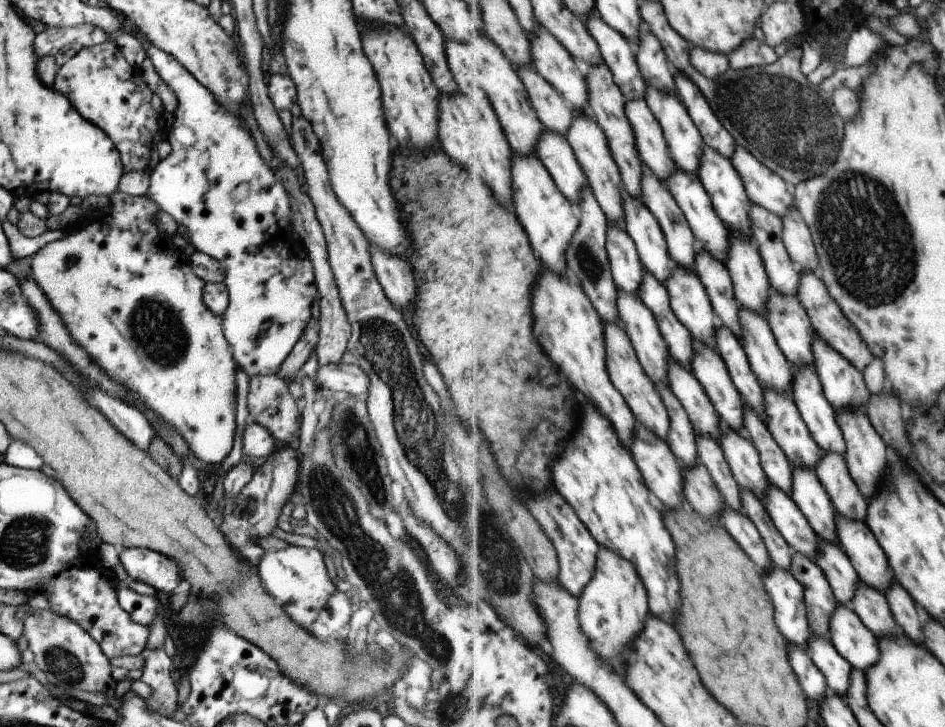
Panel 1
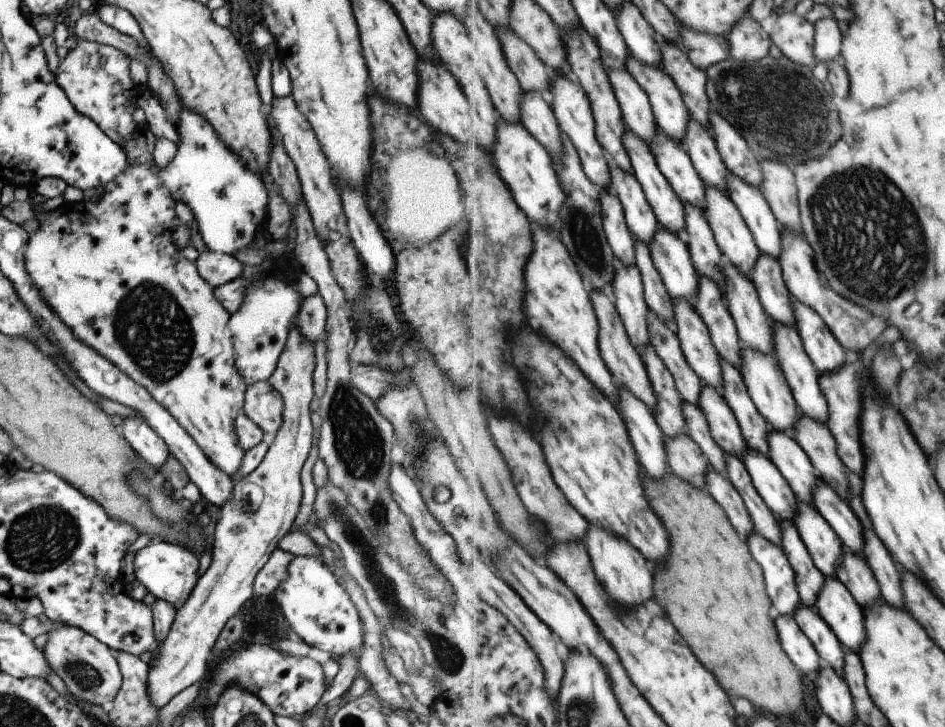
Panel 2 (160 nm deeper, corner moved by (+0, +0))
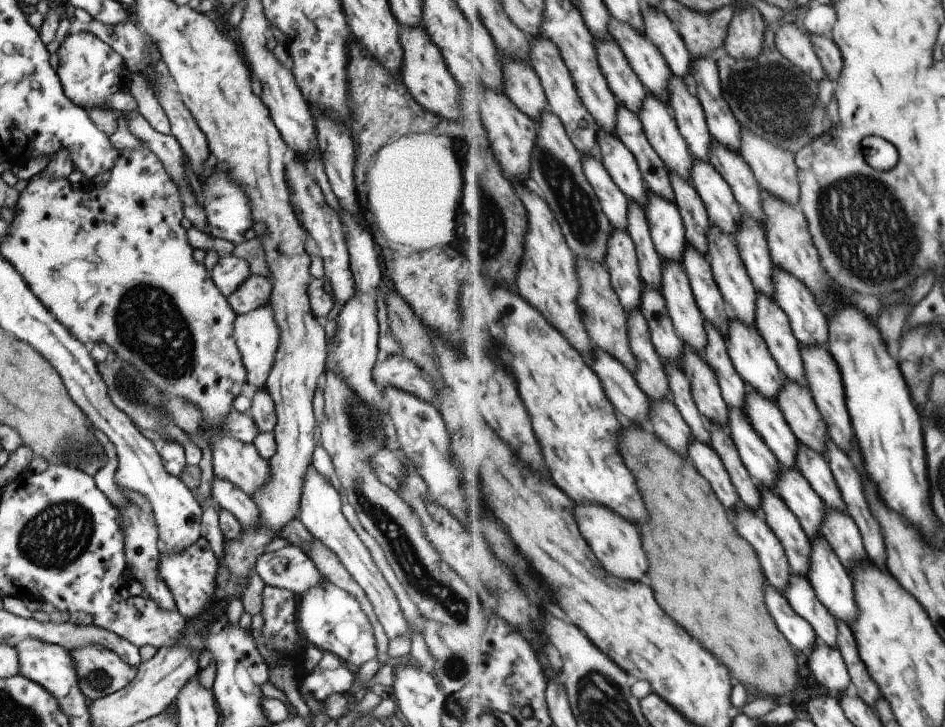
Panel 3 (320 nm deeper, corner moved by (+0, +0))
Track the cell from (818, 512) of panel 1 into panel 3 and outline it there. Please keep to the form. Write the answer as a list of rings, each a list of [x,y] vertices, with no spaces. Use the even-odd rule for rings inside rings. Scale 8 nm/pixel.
[[[749,389],[744,410],[763,440],[777,455],[779,462],[785,467],[797,466],[800,440],[789,426],[778,403],[757,389]]]

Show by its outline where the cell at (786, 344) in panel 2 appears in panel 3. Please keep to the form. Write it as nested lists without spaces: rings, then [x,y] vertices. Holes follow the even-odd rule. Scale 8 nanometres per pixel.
[[[759,291],[755,325],[768,342],[787,378],[807,386],[808,380],[801,354],[800,340],[793,332],[790,318],[773,297]]]

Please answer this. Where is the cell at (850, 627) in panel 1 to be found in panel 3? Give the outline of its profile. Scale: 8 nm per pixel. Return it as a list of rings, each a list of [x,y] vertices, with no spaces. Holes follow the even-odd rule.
[[[823,534],[812,540],[810,567],[807,578],[812,582],[819,600],[831,611],[831,614],[849,626],[859,617],[860,610],[856,603],[855,582],[852,573],[841,562],[837,551]]]

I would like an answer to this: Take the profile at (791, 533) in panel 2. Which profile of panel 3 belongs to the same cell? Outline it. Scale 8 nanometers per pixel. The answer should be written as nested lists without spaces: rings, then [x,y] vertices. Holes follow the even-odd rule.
[[[761,485],[761,508],[771,530],[783,544],[794,572],[808,576],[812,542],[799,517],[787,506],[783,497],[773,489]]]

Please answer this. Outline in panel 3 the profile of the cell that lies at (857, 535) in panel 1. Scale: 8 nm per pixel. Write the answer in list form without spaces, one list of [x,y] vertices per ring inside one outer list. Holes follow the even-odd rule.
[[[800,442],[796,464],[827,506],[847,513],[845,501],[825,455]]]

